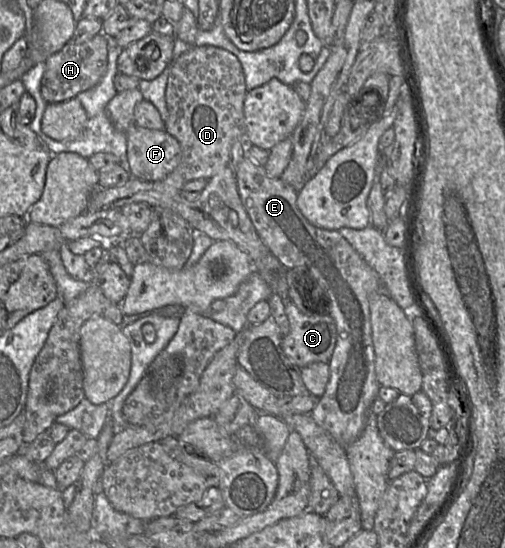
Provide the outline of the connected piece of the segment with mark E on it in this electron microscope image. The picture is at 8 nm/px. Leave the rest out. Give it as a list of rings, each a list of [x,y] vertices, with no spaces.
[[[246,155],[235,171],[235,179],[241,202],[258,235],[271,253],[287,269],[306,269],[305,273],[320,287],[330,301],[329,315],[333,318],[337,329],[336,345],[329,361],[330,377],[325,392],[309,414],[336,442],[346,447],[353,443],[364,430],[371,406],[378,397],[381,386],[375,373],[369,295],[372,292],[385,292],[383,283],[376,271],[337,230],[315,227],[304,217],[296,203],[298,192],[280,177],[268,176],[264,166],[258,165]]]

